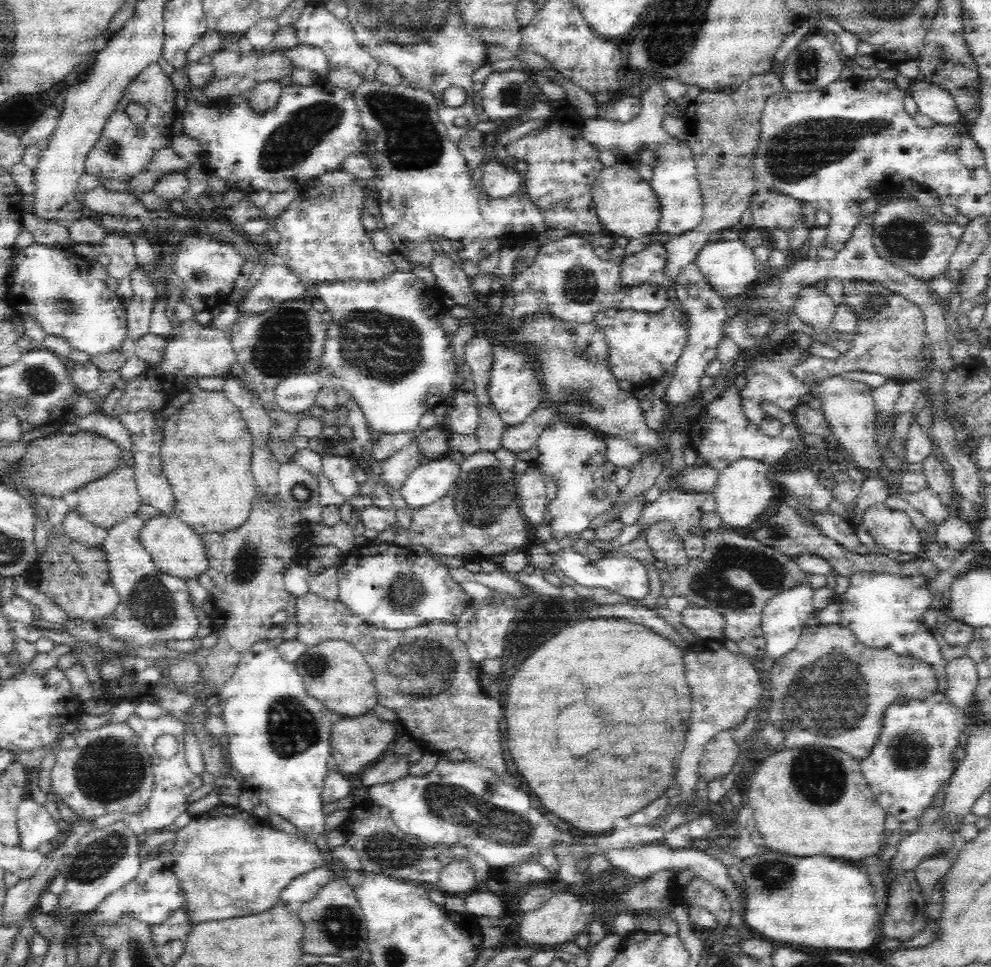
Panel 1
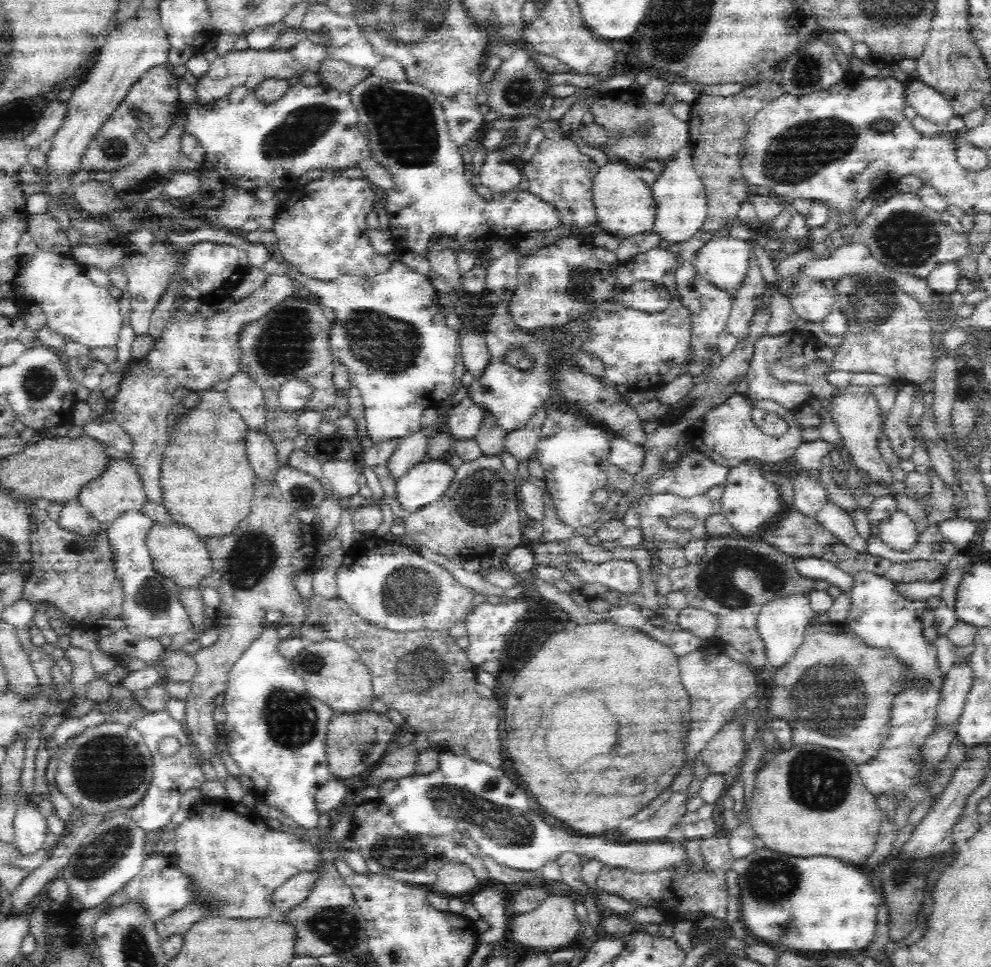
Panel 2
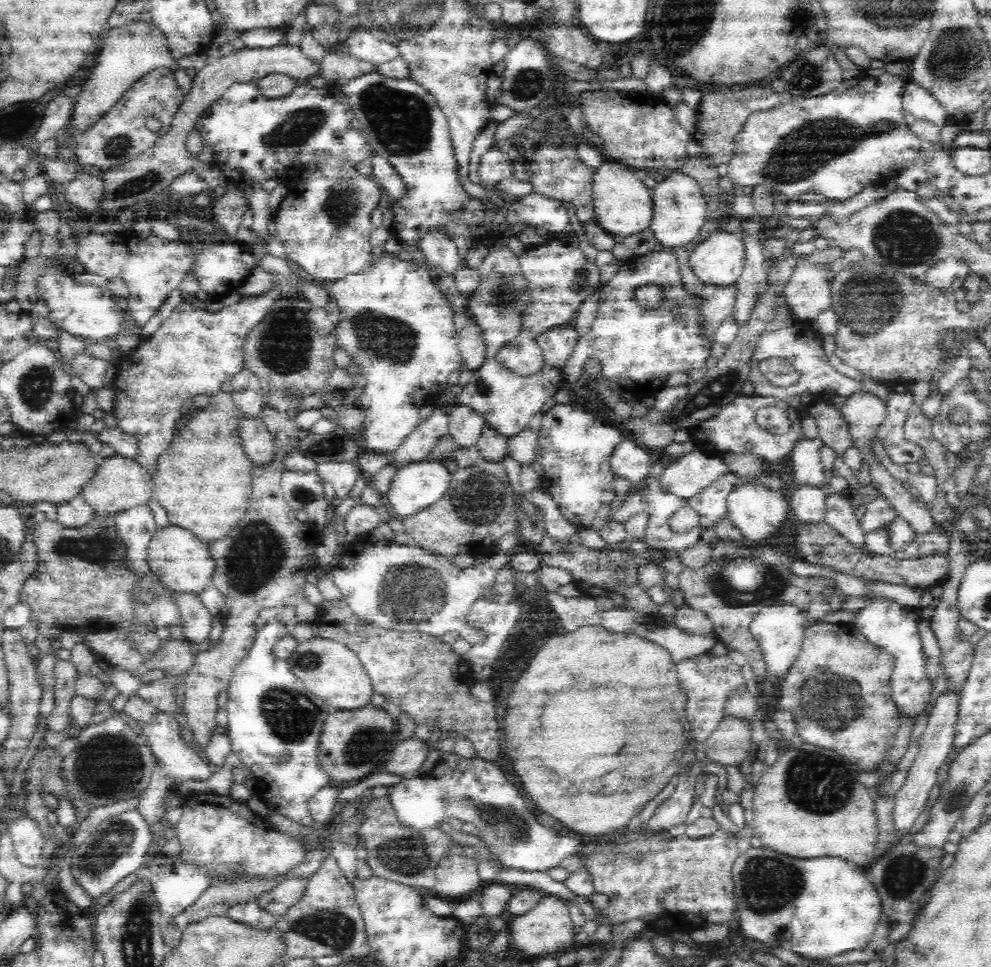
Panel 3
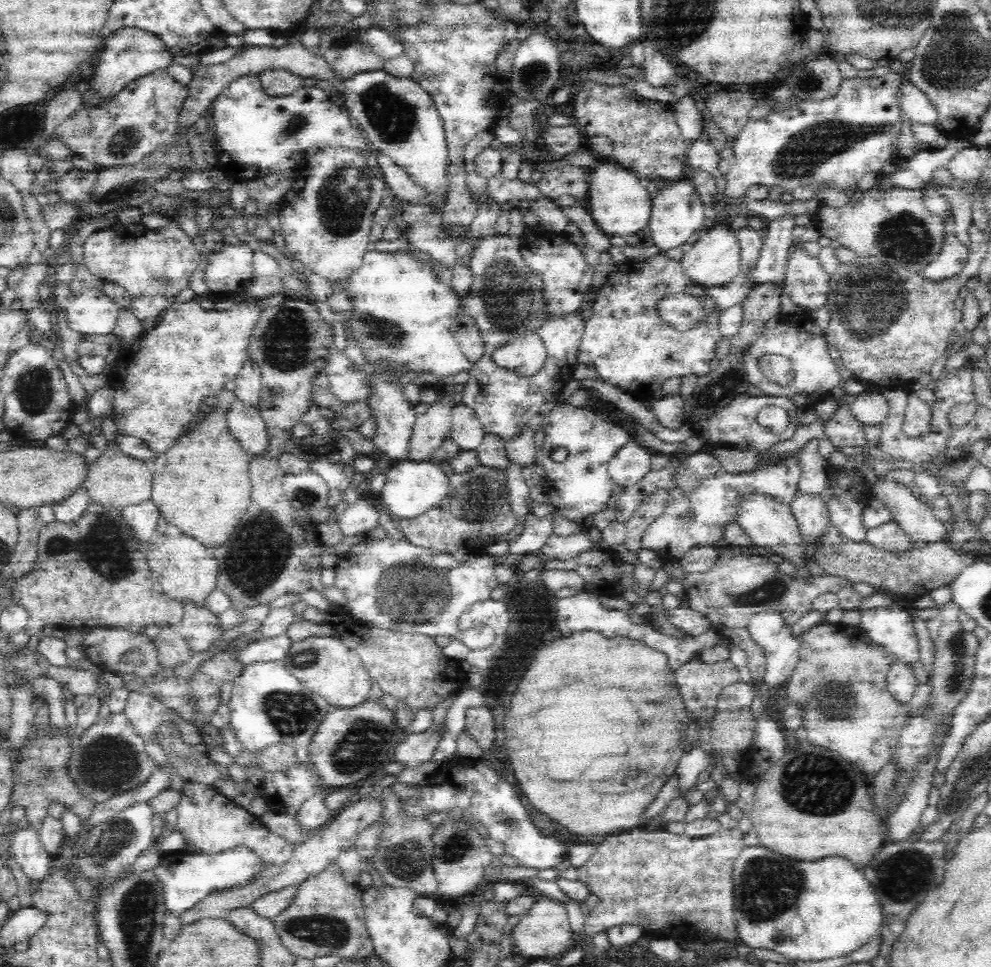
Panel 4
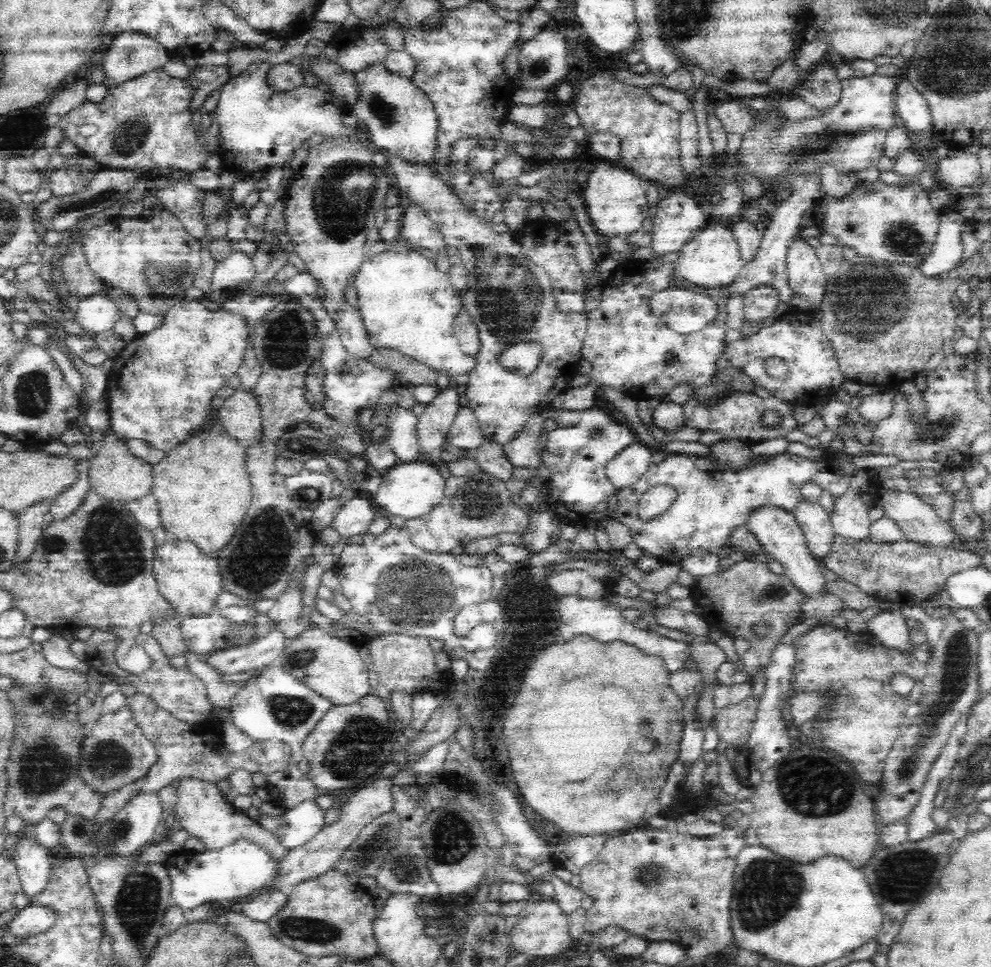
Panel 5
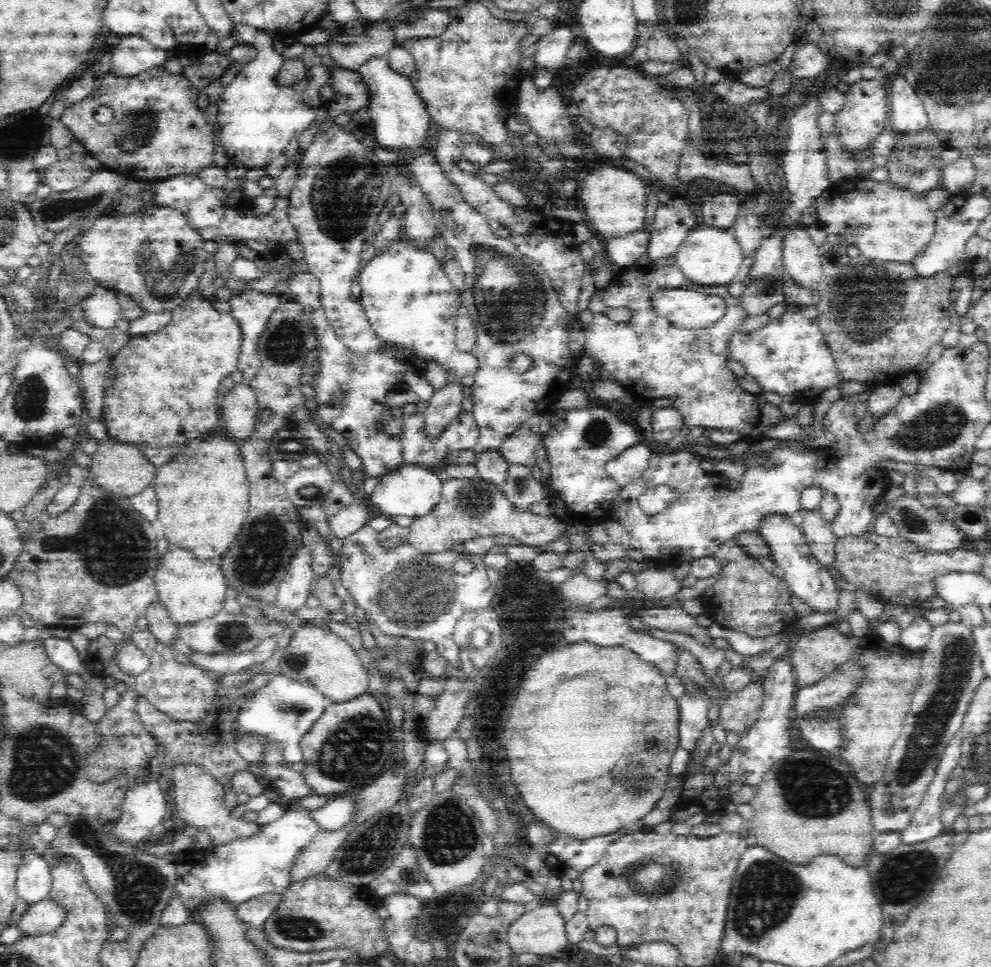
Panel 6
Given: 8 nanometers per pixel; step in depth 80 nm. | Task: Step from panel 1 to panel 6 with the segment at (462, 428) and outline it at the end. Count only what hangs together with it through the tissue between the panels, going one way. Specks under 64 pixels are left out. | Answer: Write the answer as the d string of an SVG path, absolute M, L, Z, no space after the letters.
M463 412L442 432L438 439L438 450L435 452L435 460L438 463L455 451L474 450L478 445L480 430L476 425L472 412Z

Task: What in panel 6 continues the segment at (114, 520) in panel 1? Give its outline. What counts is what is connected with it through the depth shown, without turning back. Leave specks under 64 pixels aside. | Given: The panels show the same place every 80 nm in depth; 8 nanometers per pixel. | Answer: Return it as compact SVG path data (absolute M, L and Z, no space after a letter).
M115 439L101 441L96 453L92 455L89 467L90 480L96 483L102 491L120 498L131 499L138 496L153 484L157 468L151 464L136 445L120 443Z

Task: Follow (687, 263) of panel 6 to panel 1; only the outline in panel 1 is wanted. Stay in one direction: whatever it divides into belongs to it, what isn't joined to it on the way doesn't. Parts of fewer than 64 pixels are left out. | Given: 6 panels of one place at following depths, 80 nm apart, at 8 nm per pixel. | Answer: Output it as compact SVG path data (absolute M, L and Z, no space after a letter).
M740 240L713 241L706 243L695 257L696 266L710 283L714 292L717 292L724 300L743 295L743 291L758 280L770 277L785 271L788 268L788 258L779 249L771 249L768 259L758 261L754 256L753 248L748 247Z

